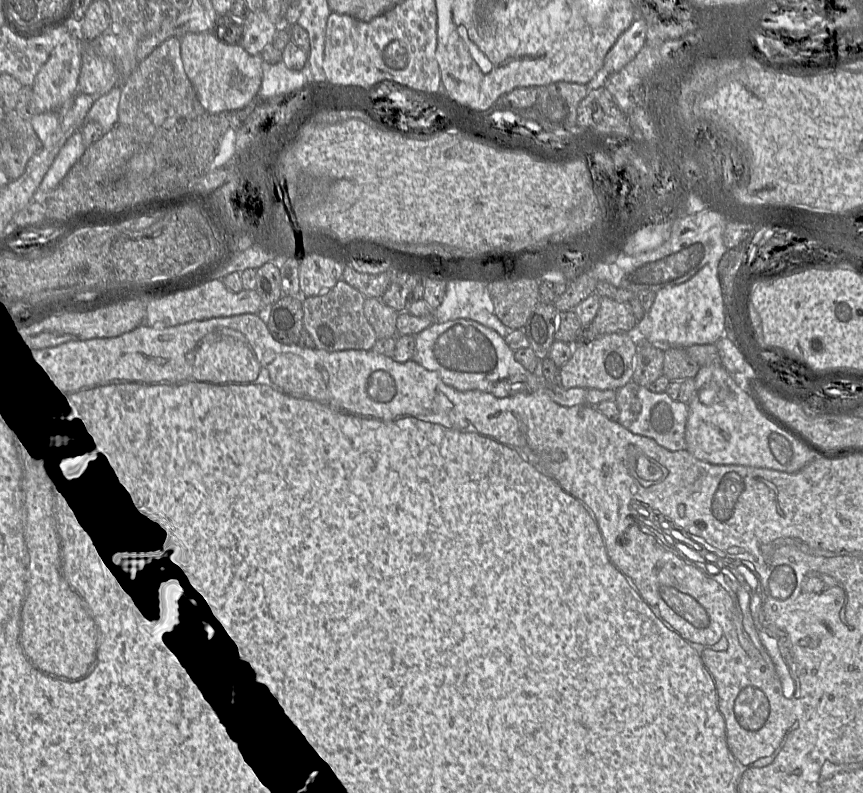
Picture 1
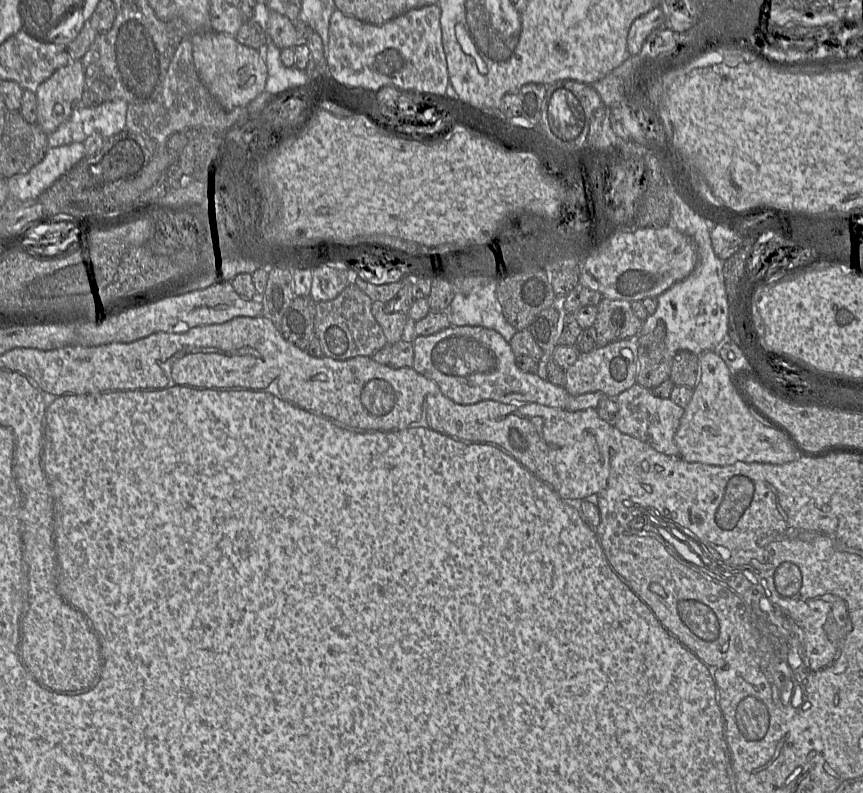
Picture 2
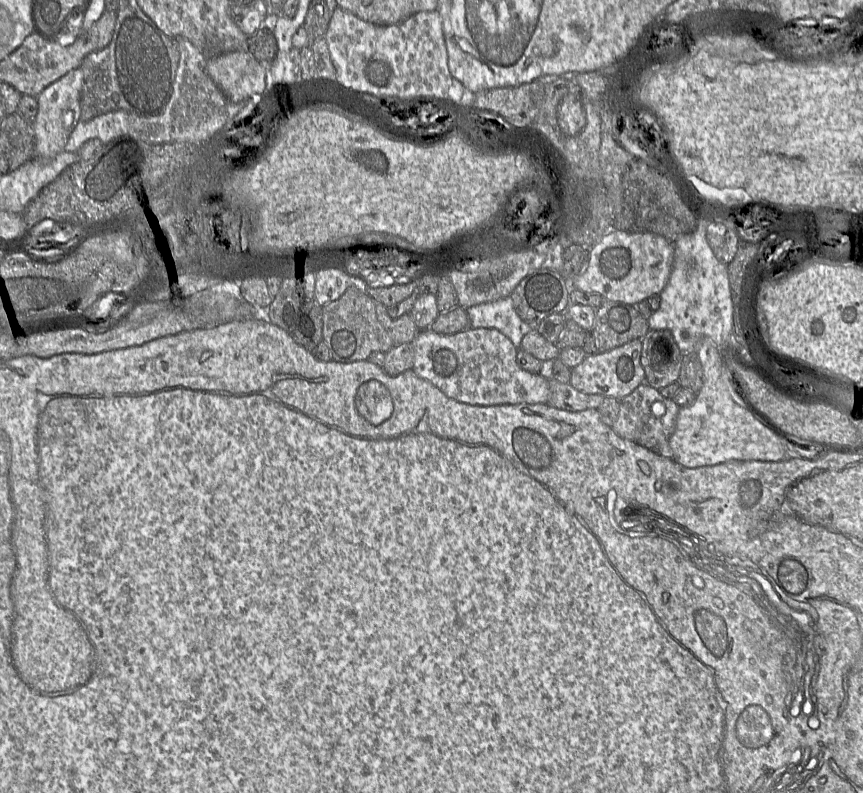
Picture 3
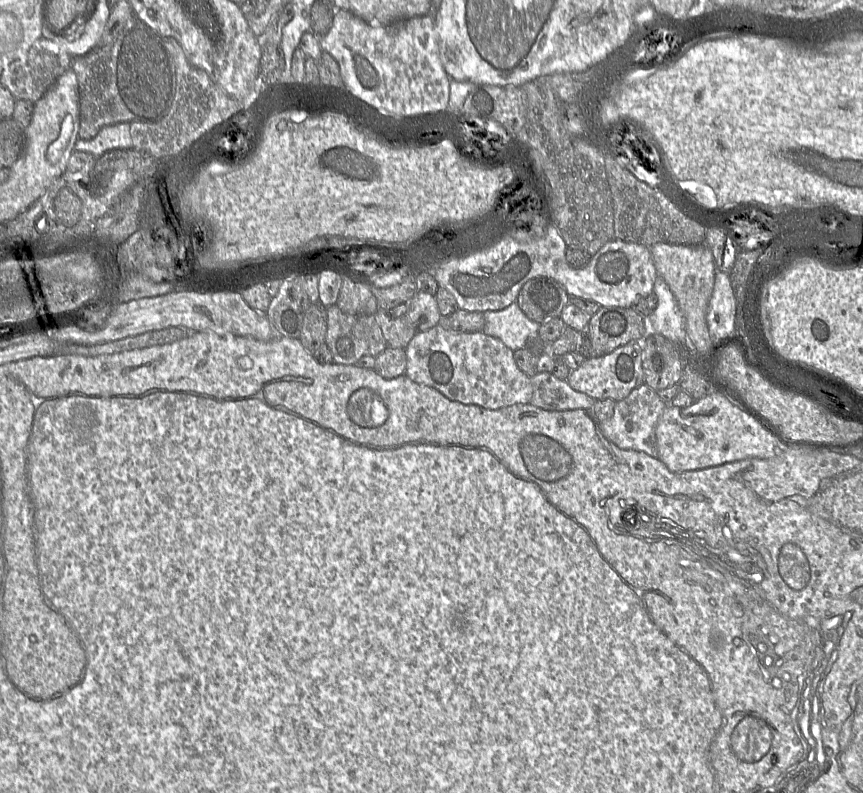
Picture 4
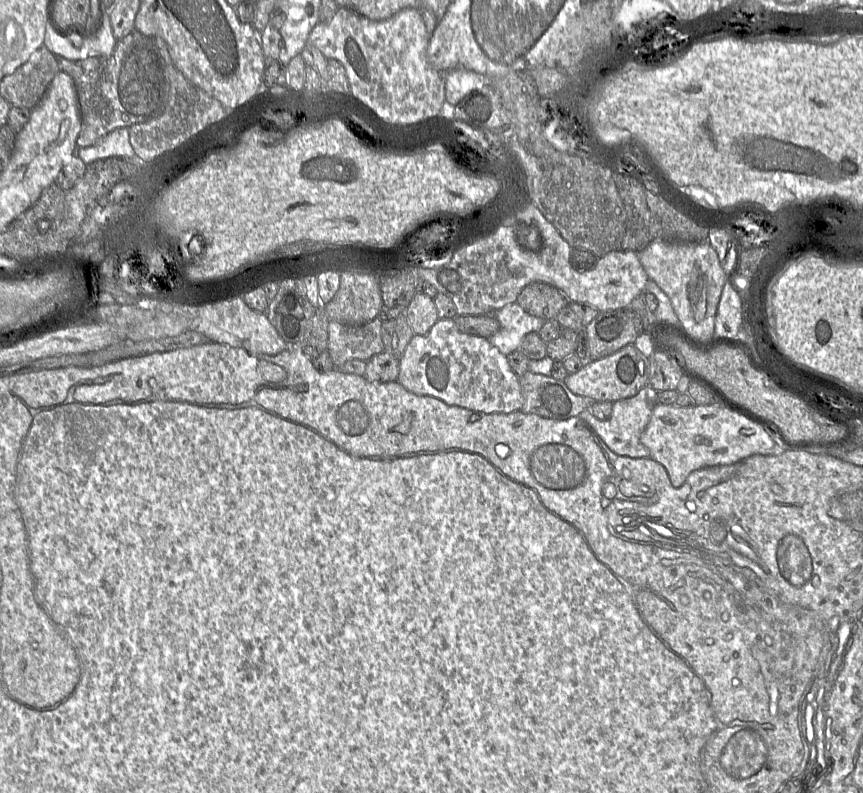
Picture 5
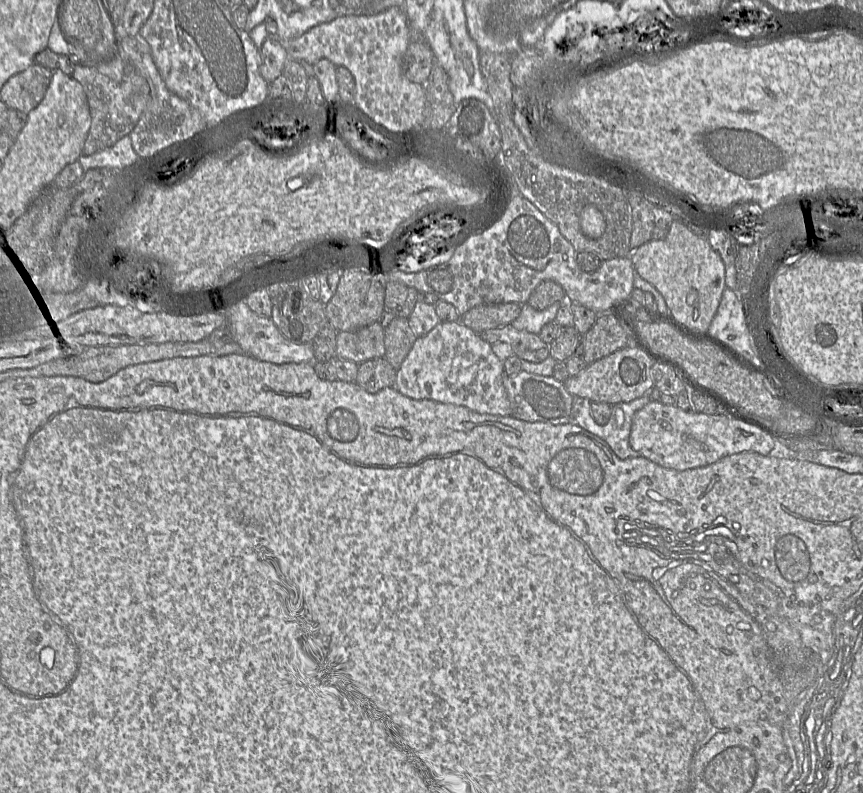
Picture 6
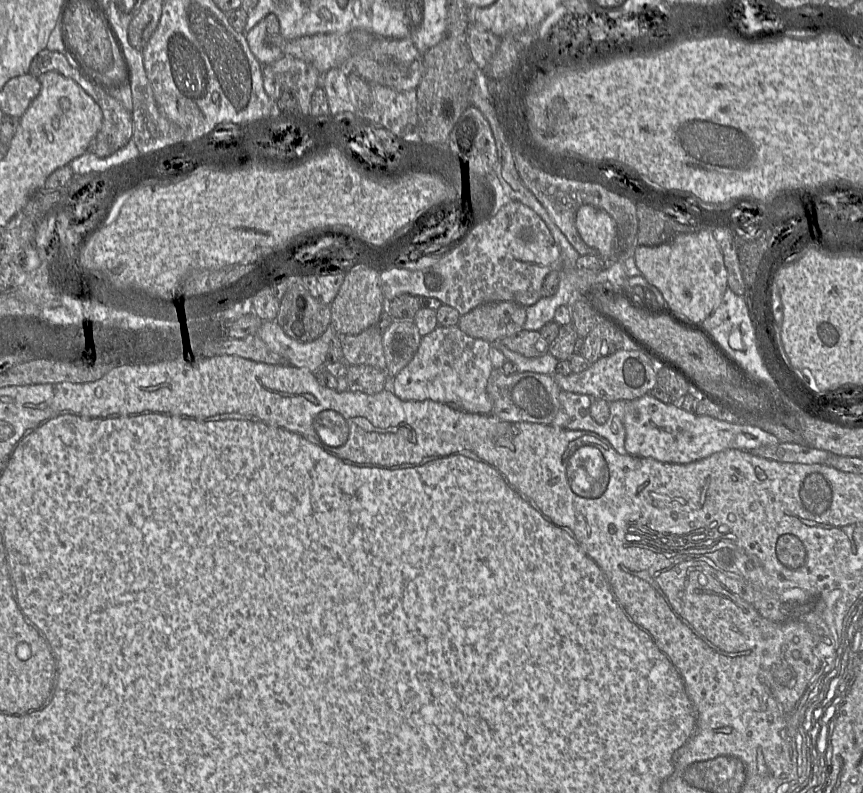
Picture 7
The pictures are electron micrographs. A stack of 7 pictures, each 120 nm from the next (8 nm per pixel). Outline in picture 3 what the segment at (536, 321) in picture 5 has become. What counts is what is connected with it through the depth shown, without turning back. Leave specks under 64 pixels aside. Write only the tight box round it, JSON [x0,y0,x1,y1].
[466,296,533,348]

